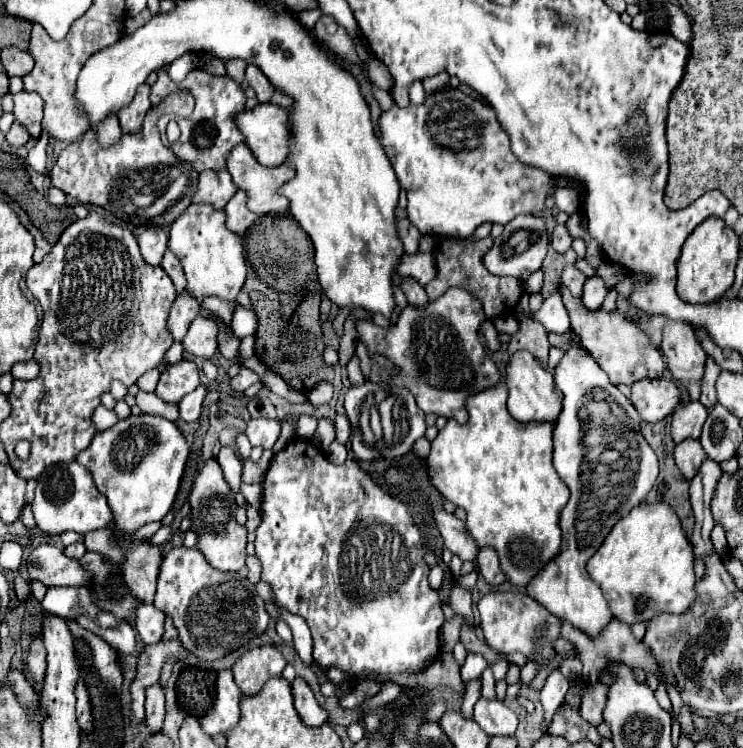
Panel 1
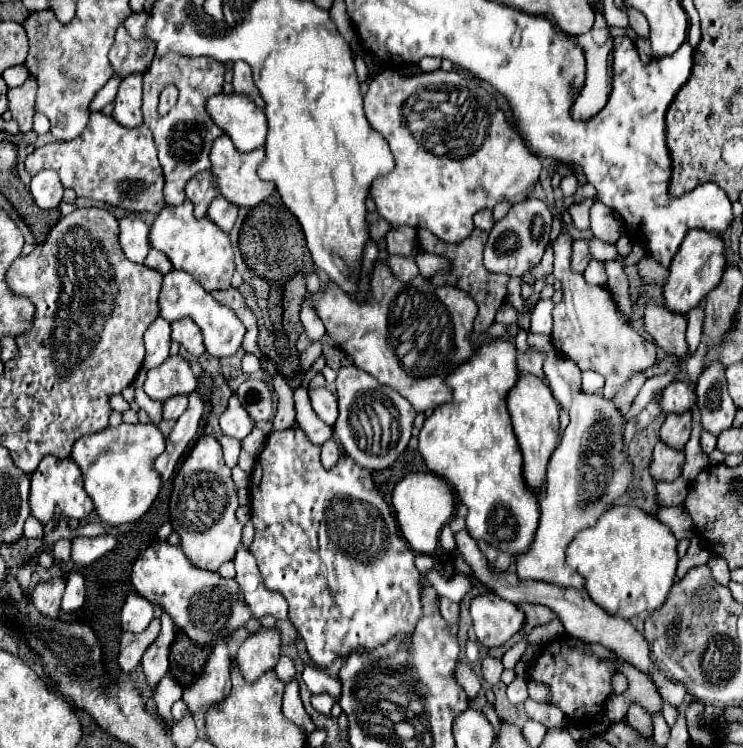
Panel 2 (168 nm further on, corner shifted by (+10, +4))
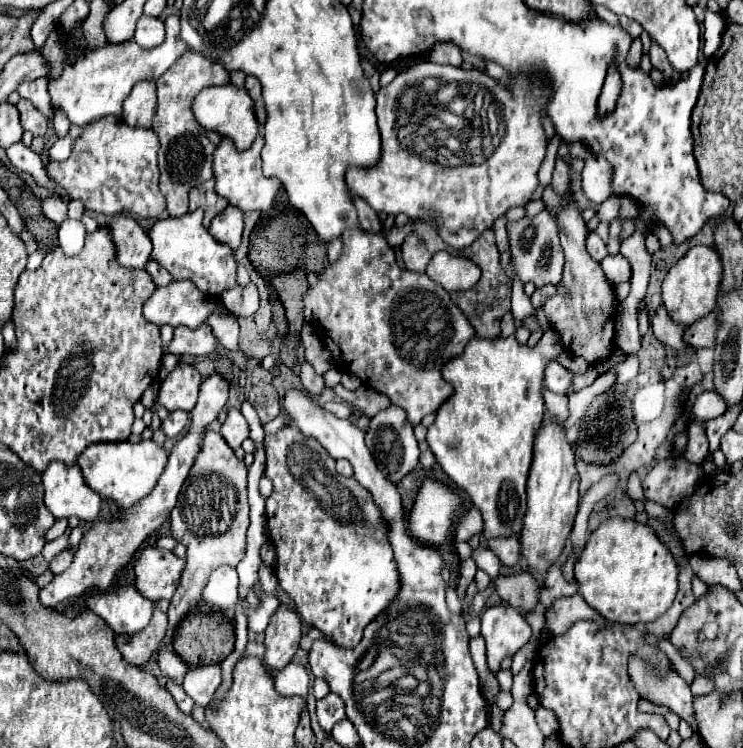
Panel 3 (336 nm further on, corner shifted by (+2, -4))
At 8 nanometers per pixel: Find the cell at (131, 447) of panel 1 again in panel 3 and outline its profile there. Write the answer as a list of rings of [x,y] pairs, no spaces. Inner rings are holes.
[[[153,439],[141,443],[131,443],[131,441],[93,443],[77,459],[85,483],[101,497],[113,499],[121,509],[135,505],[153,489],[153,485],[159,481],[165,469],[165,463],[167,463],[167,453]]]

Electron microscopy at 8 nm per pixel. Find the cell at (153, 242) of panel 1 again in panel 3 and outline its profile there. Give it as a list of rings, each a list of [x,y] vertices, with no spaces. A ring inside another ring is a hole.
[[[113,217],[107,223],[107,229],[113,237],[113,245],[117,249],[119,265],[131,269],[143,269],[151,257],[151,241],[147,233],[139,227],[133,217]]]

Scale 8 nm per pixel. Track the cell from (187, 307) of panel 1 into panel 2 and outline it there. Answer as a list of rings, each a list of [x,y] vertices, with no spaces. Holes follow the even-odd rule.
[[[157,317],[145,333],[147,355],[145,355],[143,367],[147,371],[161,365],[169,357],[169,343],[171,343],[171,323]]]

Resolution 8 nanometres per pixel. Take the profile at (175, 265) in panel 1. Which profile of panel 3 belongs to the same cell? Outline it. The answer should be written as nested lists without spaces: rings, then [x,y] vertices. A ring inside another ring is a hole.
[[[149,261],[147,265],[145,265],[145,271],[153,277],[153,281],[155,281],[155,285],[157,287],[165,287],[165,285],[169,285],[173,279],[171,279],[171,275],[169,275],[169,271],[165,269],[165,267],[161,267],[157,261]]]

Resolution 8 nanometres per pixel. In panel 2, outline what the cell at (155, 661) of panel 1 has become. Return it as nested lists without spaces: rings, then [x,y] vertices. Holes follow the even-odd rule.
[[[155,617],[149,627],[143,633],[123,633],[121,635],[121,653],[119,653],[119,665],[125,673],[135,671],[141,665],[141,657],[145,653],[145,649],[157,639],[161,629],[159,619]]]

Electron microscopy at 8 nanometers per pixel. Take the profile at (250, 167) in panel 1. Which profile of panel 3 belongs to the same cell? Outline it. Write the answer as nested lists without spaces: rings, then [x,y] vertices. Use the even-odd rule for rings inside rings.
[[[259,135],[257,141],[245,151],[239,151],[231,139],[221,139],[221,145],[217,145],[213,153],[213,173],[215,173],[215,189],[221,197],[225,197],[231,205],[239,207],[241,211],[269,211],[273,205],[273,199],[277,191],[281,189],[281,181],[275,177],[265,177],[261,171],[261,149],[263,149],[263,137]]]

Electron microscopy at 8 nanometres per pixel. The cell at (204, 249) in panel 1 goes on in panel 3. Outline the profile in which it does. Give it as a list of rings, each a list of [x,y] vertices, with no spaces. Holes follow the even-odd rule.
[[[201,209],[185,213],[183,217],[167,217],[155,221],[149,229],[149,239],[153,243],[151,257],[163,265],[175,281],[189,279],[209,297],[219,297],[225,289],[237,285],[235,281],[235,259],[233,251],[227,245],[215,241],[209,231],[203,227]]]

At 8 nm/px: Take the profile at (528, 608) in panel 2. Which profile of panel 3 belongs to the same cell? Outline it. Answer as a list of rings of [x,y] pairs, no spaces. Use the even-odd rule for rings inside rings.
[[[527,571],[521,575],[499,575],[495,579],[495,591],[515,609],[531,611],[539,601],[539,583],[533,581],[531,573]]]

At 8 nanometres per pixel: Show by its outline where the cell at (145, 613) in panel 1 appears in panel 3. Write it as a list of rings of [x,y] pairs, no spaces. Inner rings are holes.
[[[133,585],[117,587],[111,593],[97,593],[97,589],[93,589],[85,603],[93,613],[101,615],[115,633],[139,633],[153,615],[153,601],[141,597]]]

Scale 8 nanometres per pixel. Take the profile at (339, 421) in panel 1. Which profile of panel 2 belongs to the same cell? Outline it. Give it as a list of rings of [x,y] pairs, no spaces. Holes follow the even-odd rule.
[[[315,389],[309,393],[311,397],[311,405],[315,409],[315,413],[327,423],[327,425],[335,425],[337,421],[337,399],[329,389]]]

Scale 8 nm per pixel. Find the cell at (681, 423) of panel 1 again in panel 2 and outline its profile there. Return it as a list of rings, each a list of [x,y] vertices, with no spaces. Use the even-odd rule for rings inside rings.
[[[681,413],[681,415],[667,415],[663,427],[661,427],[661,441],[675,447],[683,449],[685,443],[689,441],[691,435],[691,413]]]

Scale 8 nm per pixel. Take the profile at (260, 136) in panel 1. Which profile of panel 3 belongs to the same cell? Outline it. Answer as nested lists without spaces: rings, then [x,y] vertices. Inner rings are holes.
[[[233,83],[211,85],[201,89],[201,93],[197,93],[197,97],[193,99],[193,115],[197,117],[197,123],[203,125],[203,129],[217,131],[223,137],[233,139],[237,149],[247,149],[259,135],[259,123],[253,113],[253,101],[245,87],[235,87]]]

